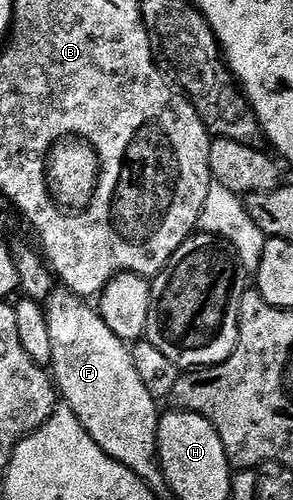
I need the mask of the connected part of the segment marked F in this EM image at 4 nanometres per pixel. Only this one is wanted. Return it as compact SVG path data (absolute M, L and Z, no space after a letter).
M67 288L53 289L52 295L46 300L46 309L48 312L48 323L50 324L50 340L54 344L54 352L52 353L52 364L50 367L51 377L54 379L54 385L62 395L63 401L71 407L72 411L78 415L80 422L90 432L92 439L111 455L112 458L118 458L125 464L137 464L136 462L152 462L157 461L156 453L156 437L158 436L158 424L160 423L161 411L156 410L158 399L149 392L146 384L142 382L142 376L138 374L138 368L134 368L134 360L132 359L131 349L126 345L123 338L119 338L114 332L110 332L110 328L101 320L99 313L95 309L92 310L85 299L75 295Z

